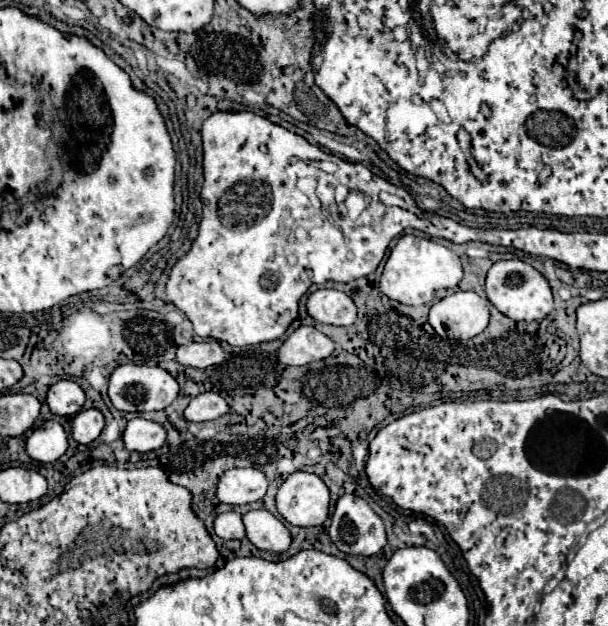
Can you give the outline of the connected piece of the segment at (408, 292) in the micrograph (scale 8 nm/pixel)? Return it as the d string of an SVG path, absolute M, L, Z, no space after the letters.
M403 235L403 237L399 237L397 245L389 253L389 259L387 259L383 275L381 275L379 289L389 299L399 301L403 305L425 305L437 295L437 291L453 289L453 287L457 287L457 283L461 279L463 279L461 261L451 249L447 249L445 245L439 245L427 237Z

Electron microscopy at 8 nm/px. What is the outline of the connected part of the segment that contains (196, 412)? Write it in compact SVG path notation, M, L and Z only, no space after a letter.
M201 393L191 399L191 403L185 409L185 419L203 423L203 421L213 421L223 417L229 411L227 401L219 393Z

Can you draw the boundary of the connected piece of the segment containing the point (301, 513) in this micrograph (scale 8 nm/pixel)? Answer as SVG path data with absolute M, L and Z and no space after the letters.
M297 471L289 475L275 501L281 517L297 527L317 527L329 513L329 489L315 473Z

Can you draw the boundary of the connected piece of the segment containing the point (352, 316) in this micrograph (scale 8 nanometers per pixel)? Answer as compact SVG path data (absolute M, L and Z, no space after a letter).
M317 289L307 297L307 313L329 325L353 325L357 319L357 307L353 299L337 289Z

